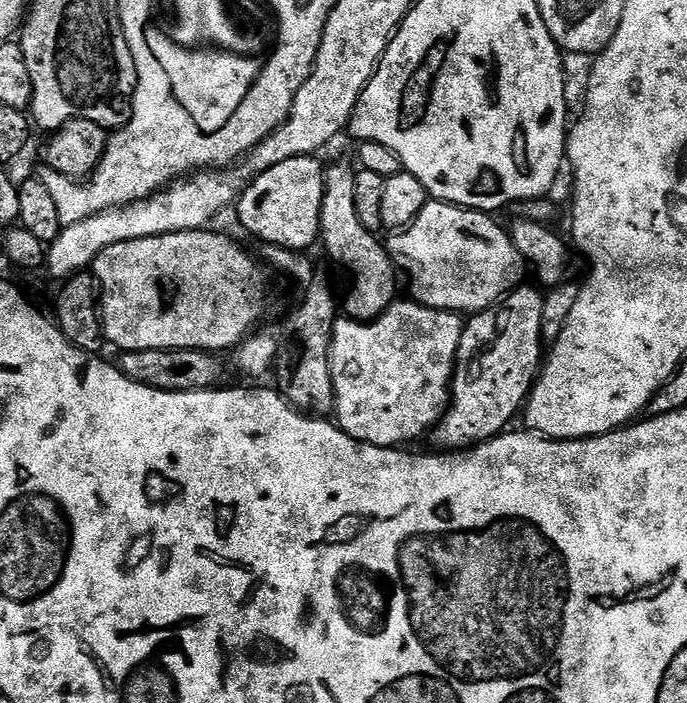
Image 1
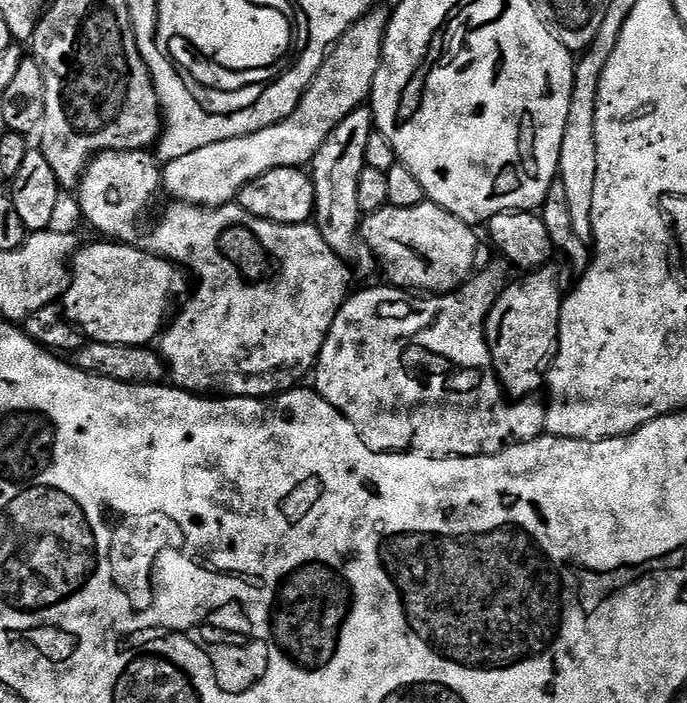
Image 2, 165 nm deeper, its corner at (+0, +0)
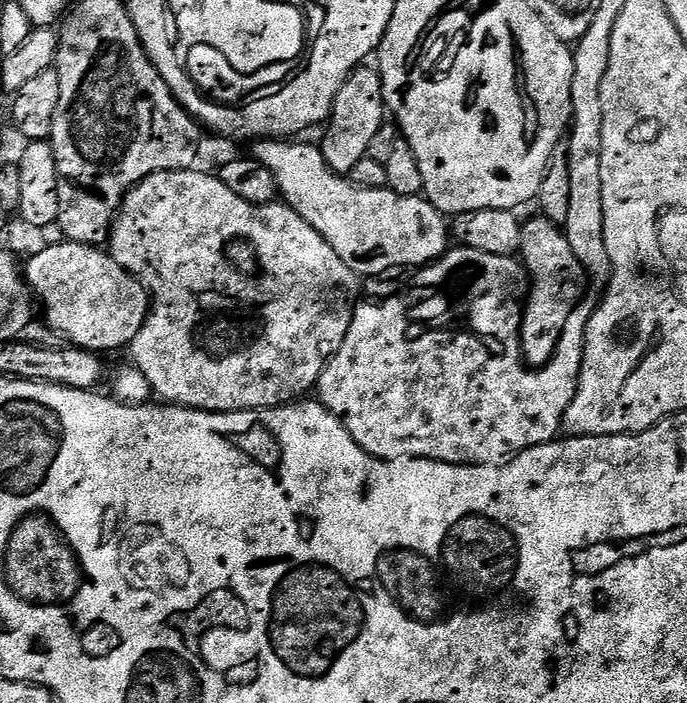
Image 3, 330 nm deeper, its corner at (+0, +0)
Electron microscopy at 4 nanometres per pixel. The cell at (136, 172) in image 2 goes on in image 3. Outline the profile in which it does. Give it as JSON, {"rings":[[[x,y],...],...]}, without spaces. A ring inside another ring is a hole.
{"rings":[[[200,171],[159,172],[146,177],[124,197],[116,213],[116,221],[112,224],[110,255],[148,289],[151,299],[155,301],[151,305],[147,322],[131,342],[131,363],[144,375],[153,393],[161,401],[178,404],[181,408],[197,408],[199,412],[254,412],[257,408],[280,408],[283,404],[291,404],[307,397],[311,393],[308,391],[311,388],[313,391],[319,385],[324,365],[342,346],[350,330],[352,316],[356,313],[358,277],[349,270],[346,262],[342,262],[342,258],[338,258],[338,254],[334,254],[330,242],[326,242],[326,238],[322,238],[318,230],[314,230],[314,226],[310,226],[310,222],[302,219],[293,208],[283,202],[242,202],[238,194],[222,186],[219,175],[207,176]]]}

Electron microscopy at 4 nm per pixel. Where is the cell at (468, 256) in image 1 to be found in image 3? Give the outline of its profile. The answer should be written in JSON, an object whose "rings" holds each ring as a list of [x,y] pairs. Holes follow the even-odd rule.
{"rings":[[[261,138],[251,145],[251,159],[262,162],[274,174],[277,193],[282,197],[283,203],[293,208],[297,214],[346,262],[346,266],[357,277],[380,276],[391,268],[412,268],[420,270],[437,261],[450,247],[450,224],[444,213],[428,201],[423,195],[399,196],[386,186],[380,188],[355,188],[351,179],[336,173],[326,162],[326,158],[315,143],[296,144],[300,142],[285,142],[280,138]]]}

